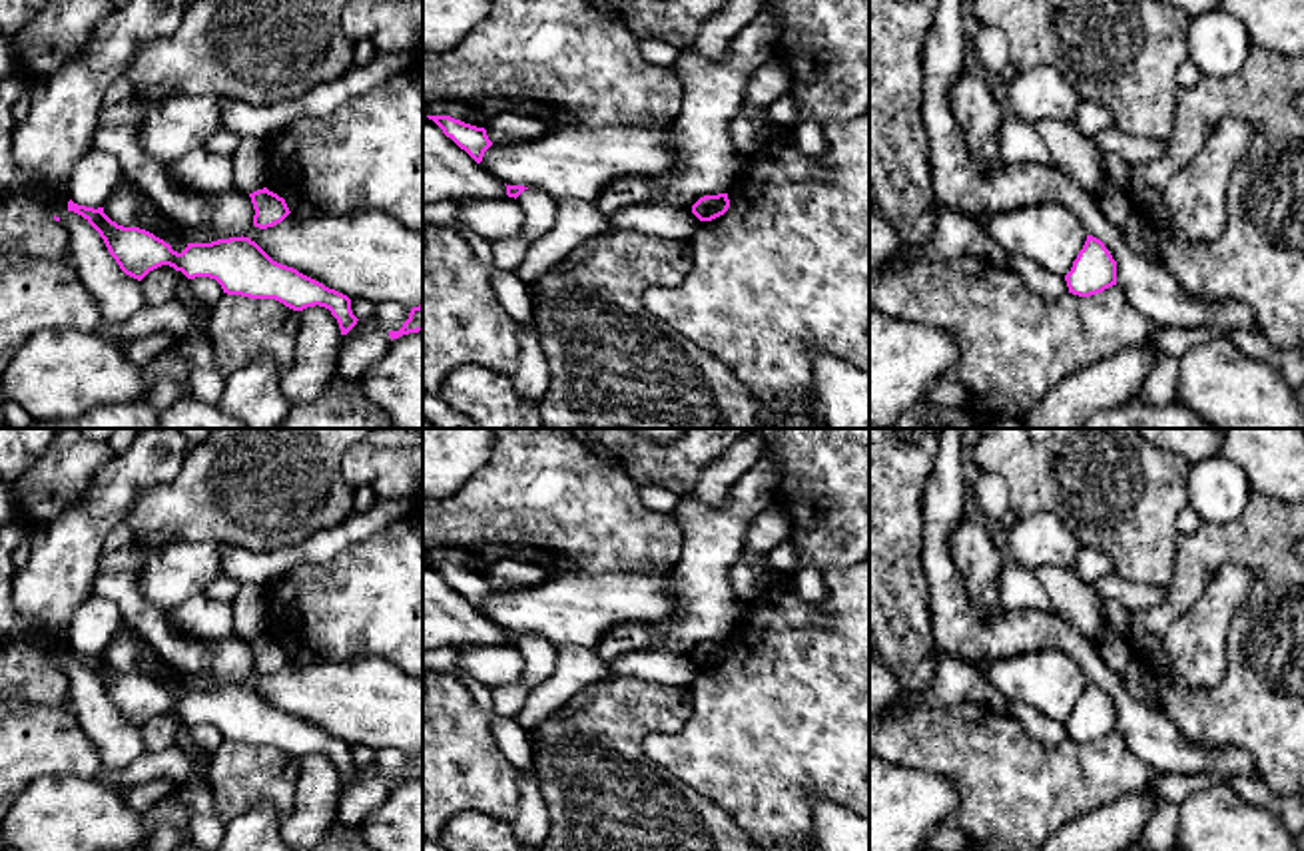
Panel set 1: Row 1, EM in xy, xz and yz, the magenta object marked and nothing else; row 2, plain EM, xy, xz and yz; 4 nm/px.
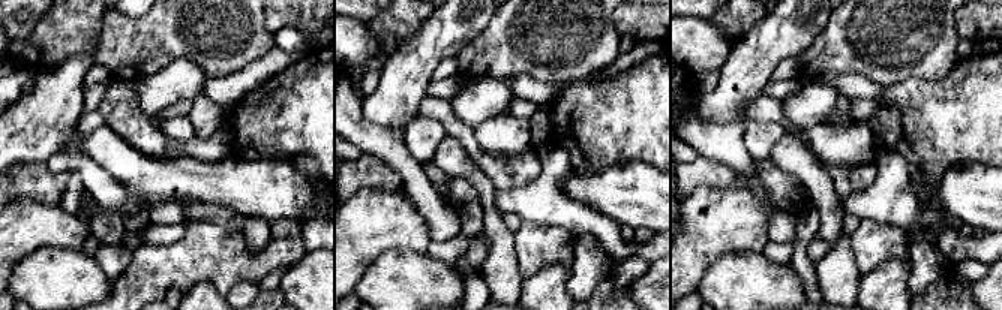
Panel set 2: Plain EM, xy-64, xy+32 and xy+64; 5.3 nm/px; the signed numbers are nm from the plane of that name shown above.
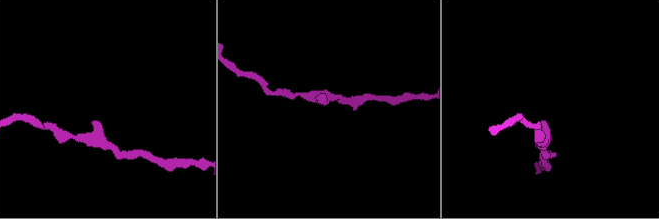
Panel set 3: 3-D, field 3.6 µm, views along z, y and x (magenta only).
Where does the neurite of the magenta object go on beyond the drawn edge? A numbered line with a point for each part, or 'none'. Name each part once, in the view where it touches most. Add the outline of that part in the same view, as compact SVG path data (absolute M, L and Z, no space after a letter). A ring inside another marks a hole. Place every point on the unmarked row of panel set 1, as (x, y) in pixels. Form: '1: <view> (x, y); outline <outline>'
none

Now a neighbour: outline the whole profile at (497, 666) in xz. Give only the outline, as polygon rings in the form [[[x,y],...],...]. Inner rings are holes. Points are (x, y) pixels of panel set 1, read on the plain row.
[[[514,644],[457,650],[457,664],[461,676],[469,676],[490,690],[518,686],[522,680],[522,656]]]

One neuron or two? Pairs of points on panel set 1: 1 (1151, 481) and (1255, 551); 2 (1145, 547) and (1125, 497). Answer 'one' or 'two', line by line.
1: two
2: one

